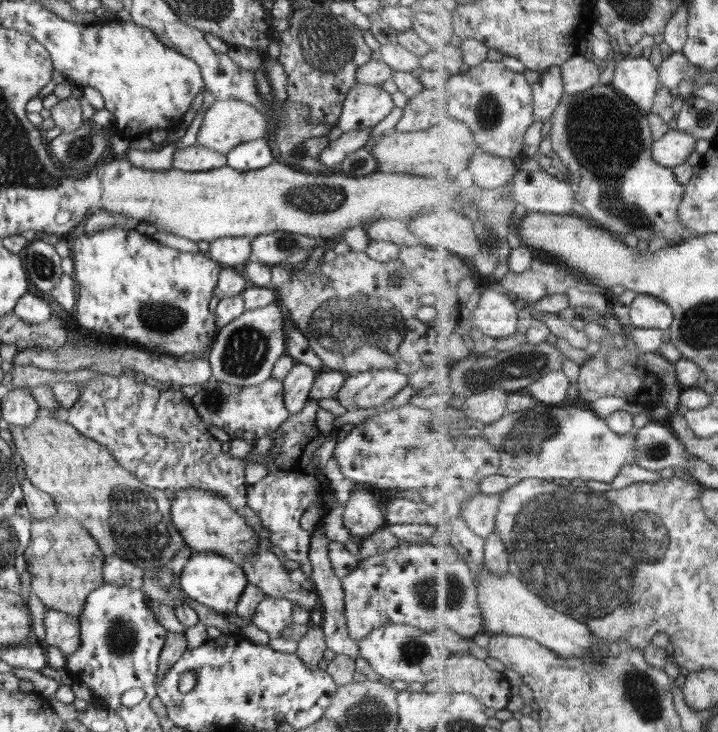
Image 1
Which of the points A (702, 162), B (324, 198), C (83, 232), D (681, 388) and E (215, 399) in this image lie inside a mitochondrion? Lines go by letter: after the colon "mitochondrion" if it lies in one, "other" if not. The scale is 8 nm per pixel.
A: other
B: mitochondrion
C: other
D: other
E: mitochondrion

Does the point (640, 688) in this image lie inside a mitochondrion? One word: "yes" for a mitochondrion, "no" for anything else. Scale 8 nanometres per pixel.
yes

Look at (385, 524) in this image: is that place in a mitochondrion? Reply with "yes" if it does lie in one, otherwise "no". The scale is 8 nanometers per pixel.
no

